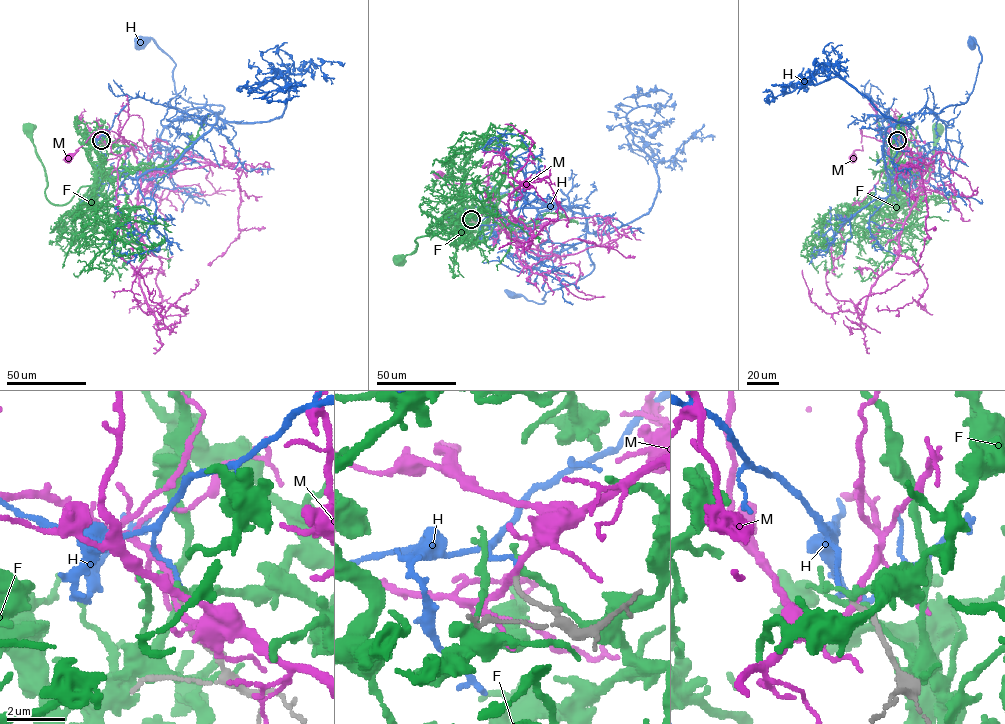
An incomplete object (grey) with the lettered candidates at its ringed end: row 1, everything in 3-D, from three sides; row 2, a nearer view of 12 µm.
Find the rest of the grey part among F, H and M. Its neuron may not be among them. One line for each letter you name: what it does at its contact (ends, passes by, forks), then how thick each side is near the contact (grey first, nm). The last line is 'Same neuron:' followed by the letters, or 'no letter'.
H: It ends there. Thickness 160 nm (grey) against 120 nm
Same neuron: H

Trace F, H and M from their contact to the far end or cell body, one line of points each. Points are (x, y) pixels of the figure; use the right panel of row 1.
F: (897, 140), (909, 141), (899, 164), (913, 175), (910, 183), (915, 182), (913, 205), (927, 174), (938, 127)
H: (897, 140), (870, 97), (887, 110), (892, 124), (963, 104), (981, 59), (972, 41)
M: (897, 140), (888, 150), (889, 155), (892, 145), (863, 136), (860, 130), (862, 149), (855, 150), (852, 157)

